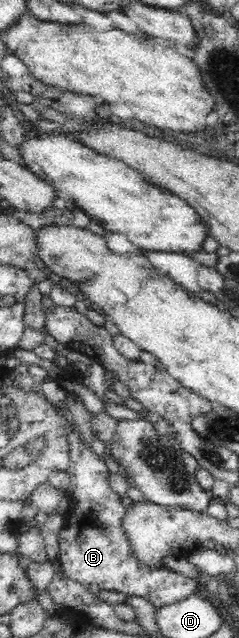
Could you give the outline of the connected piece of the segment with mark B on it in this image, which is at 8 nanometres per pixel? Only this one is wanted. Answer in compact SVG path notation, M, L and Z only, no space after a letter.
M67 428L67 441L70 444L70 464L67 468L67 474L70 476L70 486L77 500L77 508L73 512L66 512L64 515L64 528L60 532L60 551L57 560L60 561L62 572L65 573L73 581L89 587L90 584L99 586L101 591L123 592L129 598L141 598L149 600L156 610L167 605L175 604L179 600L187 599L189 594L197 592L197 582L195 578L185 577L183 574L165 567L162 562L156 568L147 566L137 560L132 552L130 540L122 527L122 520L126 516L126 508L123 506L109 483L110 472L105 465L104 460L100 460L96 454L91 452L91 448L85 446L81 436L77 434L77 430L73 432L71 428Z

